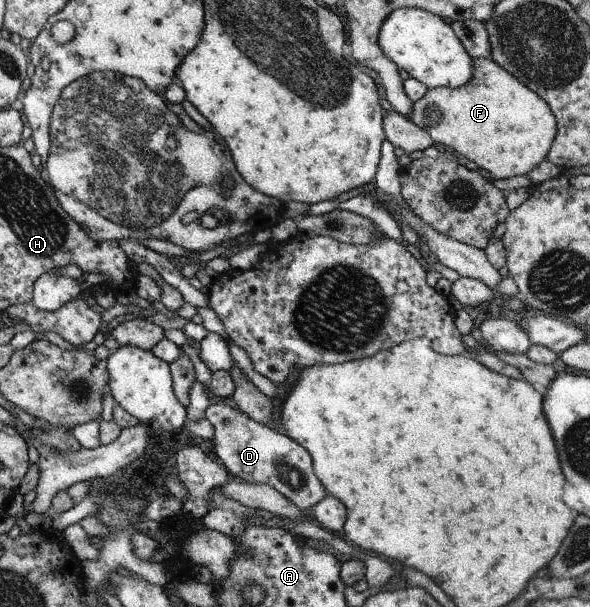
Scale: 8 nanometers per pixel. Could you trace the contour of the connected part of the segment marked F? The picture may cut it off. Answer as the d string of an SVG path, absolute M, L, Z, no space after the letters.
M475 57L473 70L474 75L460 87L428 89L425 96L414 102L408 119L430 134L438 151L457 158L463 156L469 165L484 168L495 179L527 175L537 164L546 160L547 152L557 134L557 121L551 107L536 92L489 57Z

